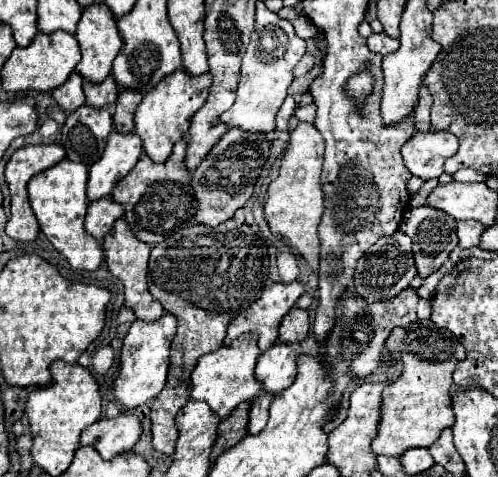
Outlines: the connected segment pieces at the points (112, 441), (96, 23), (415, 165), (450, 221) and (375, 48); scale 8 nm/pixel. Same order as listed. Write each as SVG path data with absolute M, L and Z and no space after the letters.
M120 414L116 418L102 418L84 430L80 446L94 446L104 460L112 460L134 448L142 428L136 416Z
M92 4L92 6L84 8L82 18L78 22L76 40L78 40L80 52L82 52L82 60L76 66L76 74L80 74L84 80L94 82L94 84L104 82L110 76L112 62L122 48L122 40L120 40L118 28L116 28L116 20L114 20L114 16L106 4Z
M446 130L416 132L404 146L402 156L406 168L424 180L438 178L444 168L444 160L456 154L458 138Z
M418 206L418 208L408 208L404 212L404 218L400 222L400 230L412 238L412 250L414 250L414 260L418 274L422 278L430 276L436 272L450 256L450 252L458 246L458 236L456 236L456 220L442 210L430 208L430 206Z
M384 32L372 34L372 36L368 38L368 48L370 48L372 52L378 52L378 54L386 56L386 54L390 54L390 52L394 52L394 50L398 48L398 40L386 36Z

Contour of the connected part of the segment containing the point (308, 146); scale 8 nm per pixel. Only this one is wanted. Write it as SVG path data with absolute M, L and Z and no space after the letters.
M300 122L290 132L290 142L286 146L280 174L268 186L268 196L264 204L266 222L270 232L280 238L290 250L298 252L312 270L318 270L318 224L324 211L324 194L320 183L324 157L324 142L314 124Z

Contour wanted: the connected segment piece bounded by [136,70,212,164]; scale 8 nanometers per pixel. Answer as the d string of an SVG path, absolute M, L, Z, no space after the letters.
M176 70L160 80L160 84L150 90L140 106L136 108L136 134L142 138L144 152L156 164L164 162L172 154L172 146L188 132L192 116L202 108L208 98L208 90L212 86L212 76L188 76L184 70Z

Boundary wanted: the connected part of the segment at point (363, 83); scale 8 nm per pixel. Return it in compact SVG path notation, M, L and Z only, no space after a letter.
M368 72L356 74L356 76L352 76L350 82L348 82L348 94L352 94L354 98L360 100L360 98L364 98L366 94L370 94L372 84L374 84L374 80L372 80L372 76L370 76Z

